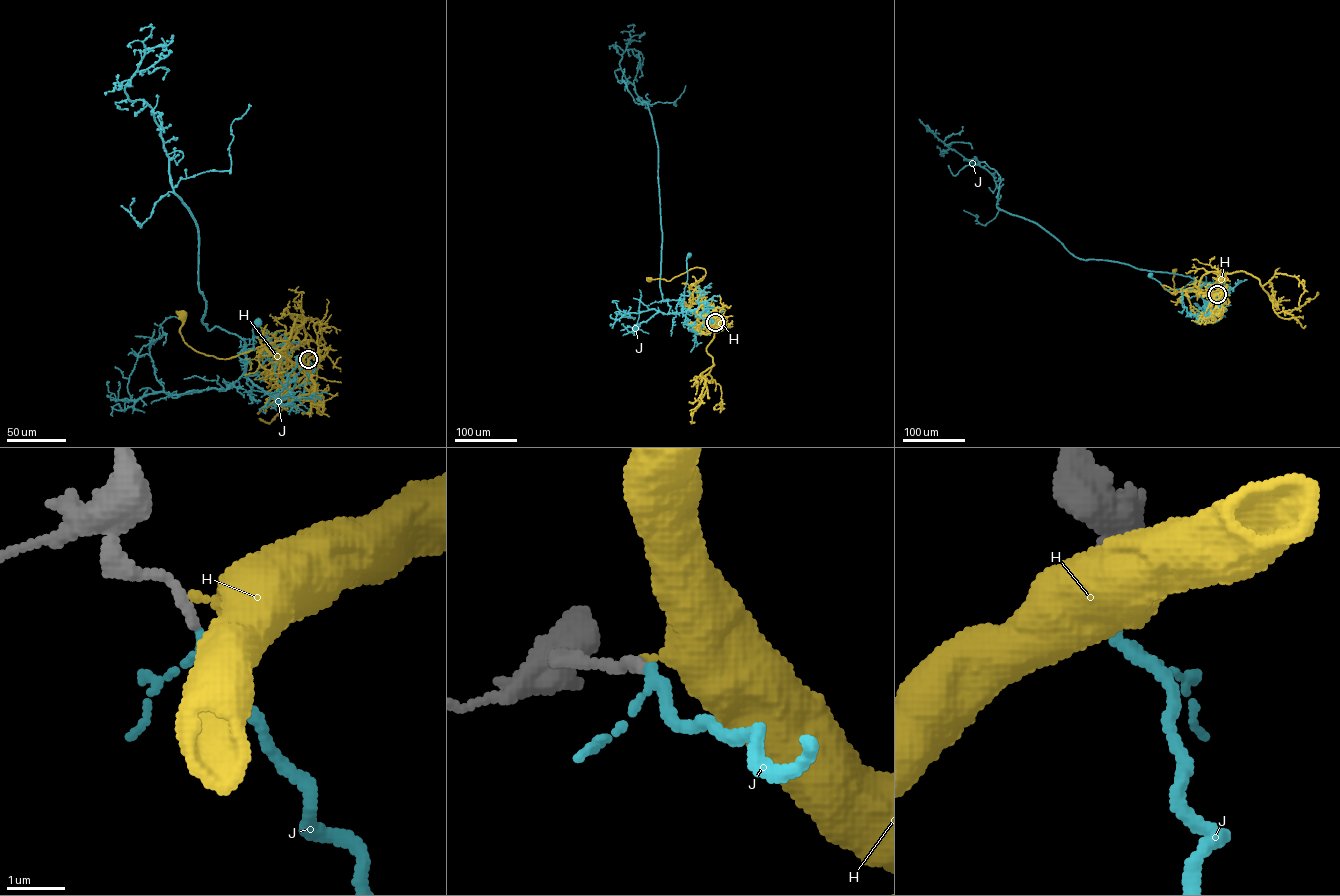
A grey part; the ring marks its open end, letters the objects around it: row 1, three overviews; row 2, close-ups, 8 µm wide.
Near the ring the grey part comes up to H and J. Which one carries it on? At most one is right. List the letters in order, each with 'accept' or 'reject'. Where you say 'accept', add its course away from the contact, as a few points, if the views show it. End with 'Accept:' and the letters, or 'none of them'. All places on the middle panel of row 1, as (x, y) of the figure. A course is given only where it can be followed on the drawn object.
H: reject
J: accept; course (715, 322), (719, 323), (714, 324), (713, 319), (704, 319), (691, 310), (683, 311), (689, 255)
Accept: J

